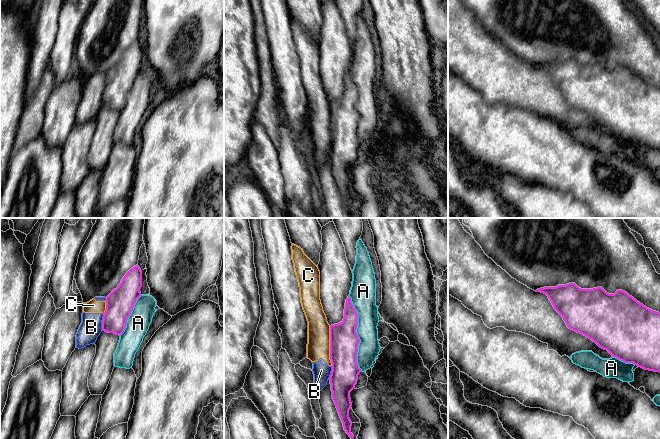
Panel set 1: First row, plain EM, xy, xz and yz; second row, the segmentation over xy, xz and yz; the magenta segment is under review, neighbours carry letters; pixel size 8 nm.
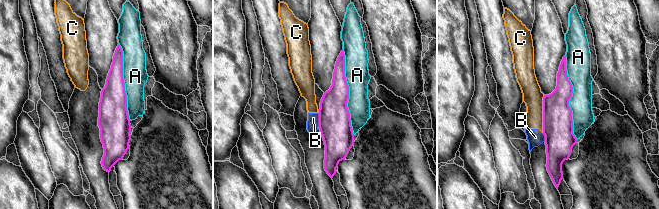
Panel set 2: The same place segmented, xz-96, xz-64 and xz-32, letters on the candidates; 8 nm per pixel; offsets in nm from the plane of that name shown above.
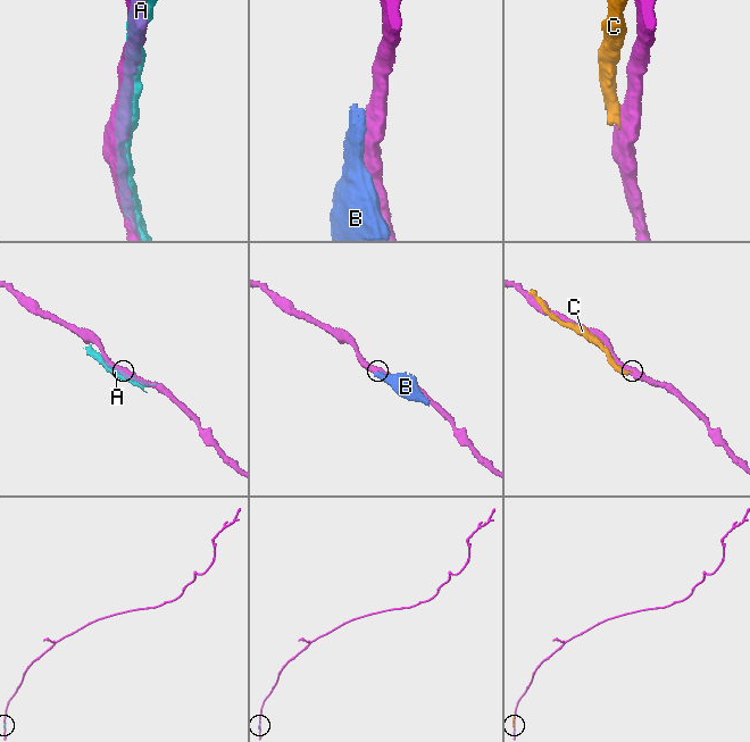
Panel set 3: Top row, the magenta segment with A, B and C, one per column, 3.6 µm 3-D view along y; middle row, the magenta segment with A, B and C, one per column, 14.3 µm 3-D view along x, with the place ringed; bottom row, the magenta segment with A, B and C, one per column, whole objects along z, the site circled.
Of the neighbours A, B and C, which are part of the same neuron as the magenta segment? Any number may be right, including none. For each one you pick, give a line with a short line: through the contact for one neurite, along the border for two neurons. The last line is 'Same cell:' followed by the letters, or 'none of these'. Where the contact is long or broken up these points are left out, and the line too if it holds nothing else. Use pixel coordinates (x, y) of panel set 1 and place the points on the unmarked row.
Same cell: none of these

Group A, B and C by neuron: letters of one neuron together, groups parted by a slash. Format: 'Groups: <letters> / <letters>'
Groups: A / B C

